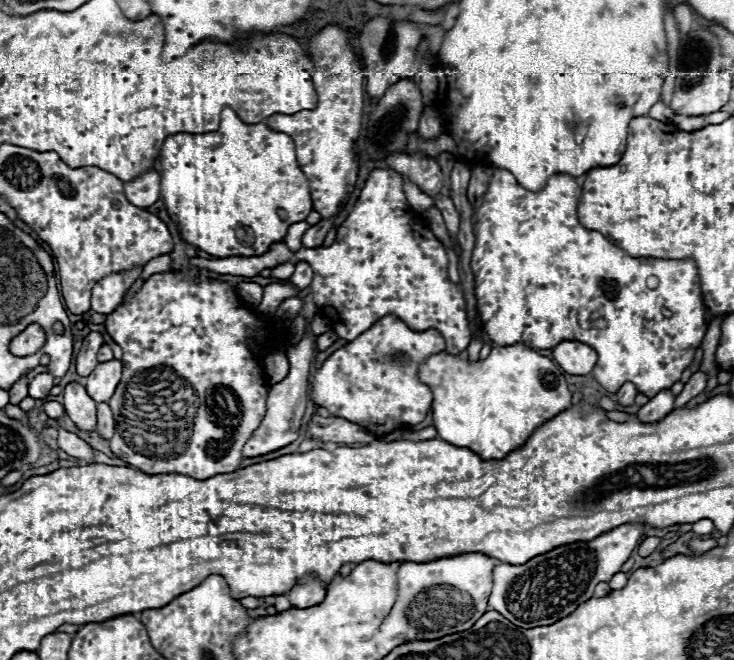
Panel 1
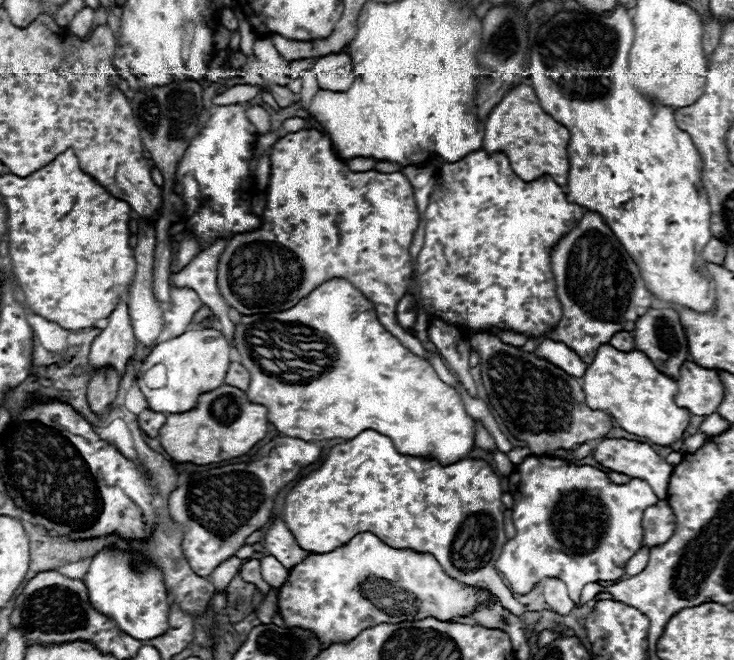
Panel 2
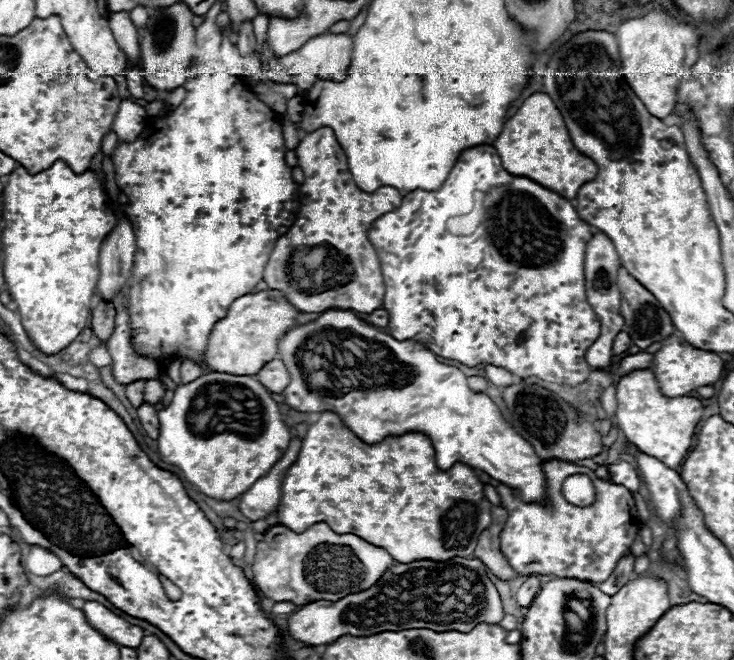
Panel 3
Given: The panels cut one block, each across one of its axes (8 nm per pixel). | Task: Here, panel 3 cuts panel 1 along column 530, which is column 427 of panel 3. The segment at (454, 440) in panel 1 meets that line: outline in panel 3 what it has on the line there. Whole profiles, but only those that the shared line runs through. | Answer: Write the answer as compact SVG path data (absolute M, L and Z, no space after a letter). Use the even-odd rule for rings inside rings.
M326 310L318 320L292 328L278 342L278 358L286 364L292 382L282 392L286 404L298 412L336 412L342 422L364 442L374 444L386 436L398 436L404 432L424 432L430 436L438 468L448 470L452 464L462 462L474 470L486 472L490 478L506 484L508 488L520 490L524 502L546 500L546 476L542 460L534 452L532 444L524 440L504 420L496 404L480 392L472 392L466 384L466 376L438 358L418 342L398 342L392 336L378 332L372 324L362 322L350 310ZM324 344L324 352L316 354L316 346Z

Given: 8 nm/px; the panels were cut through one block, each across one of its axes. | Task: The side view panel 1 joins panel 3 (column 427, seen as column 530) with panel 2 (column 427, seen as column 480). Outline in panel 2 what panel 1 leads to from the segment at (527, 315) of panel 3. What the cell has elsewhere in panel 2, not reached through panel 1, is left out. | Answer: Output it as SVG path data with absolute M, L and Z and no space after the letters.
M478 150L458 162L442 164L438 172L442 174L436 174L436 184L444 186L446 194L442 190L432 192L424 212L424 246L418 252L408 288L410 296L418 298L414 302L422 304L428 320L438 316L468 334L498 328L524 336L544 336L554 330L562 318L562 304L556 296L550 252L580 222L586 210L570 204L550 176L532 182L520 180L502 152L488 154Z

